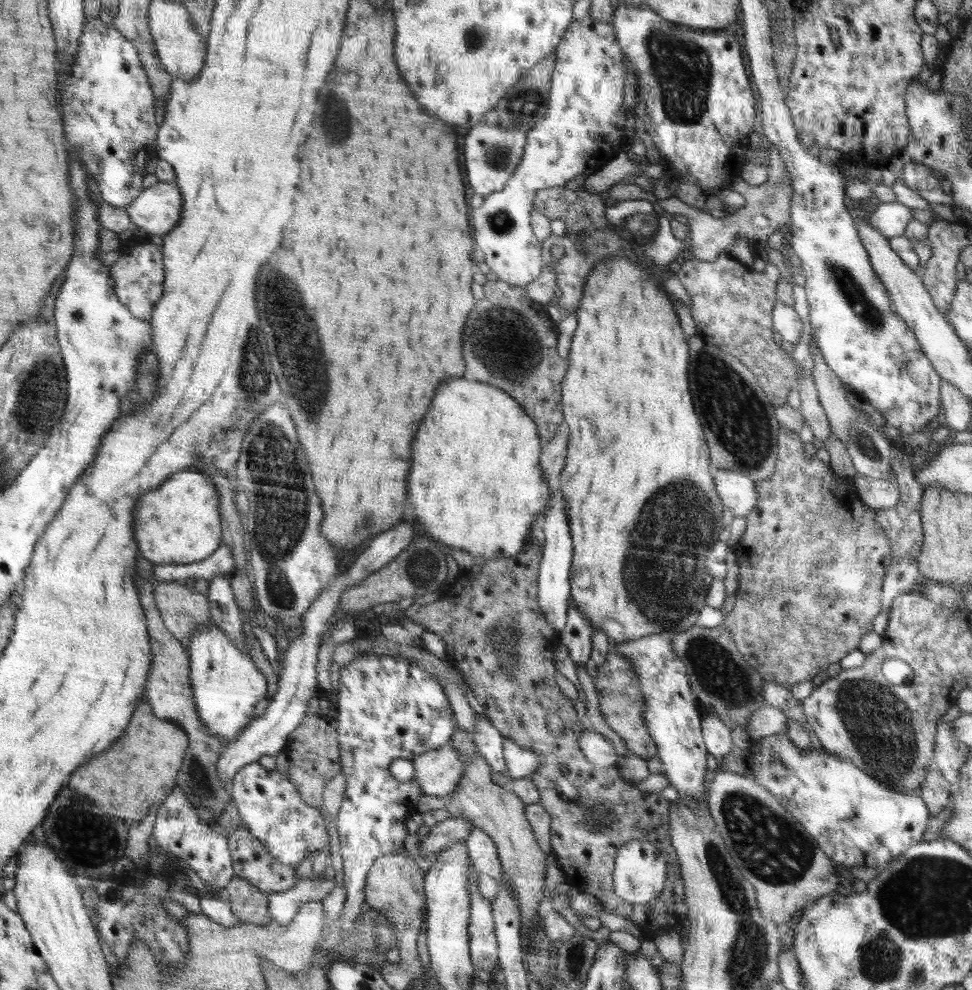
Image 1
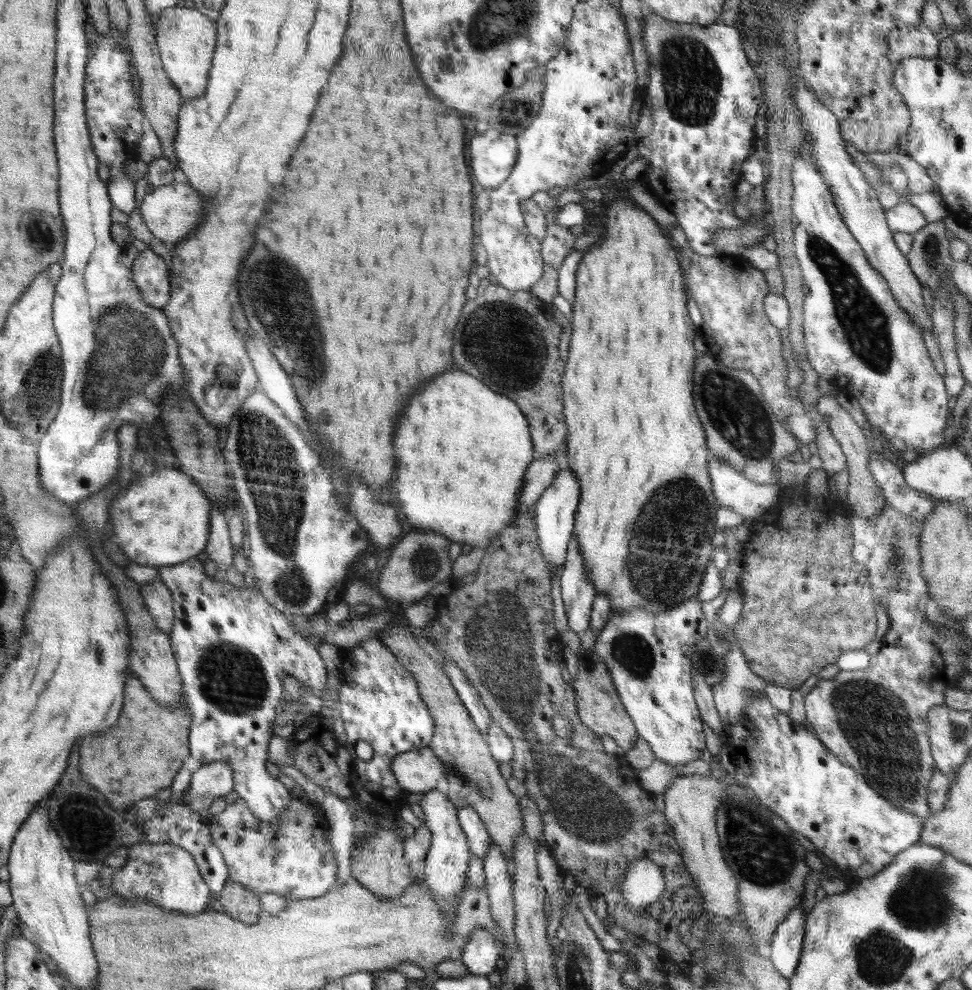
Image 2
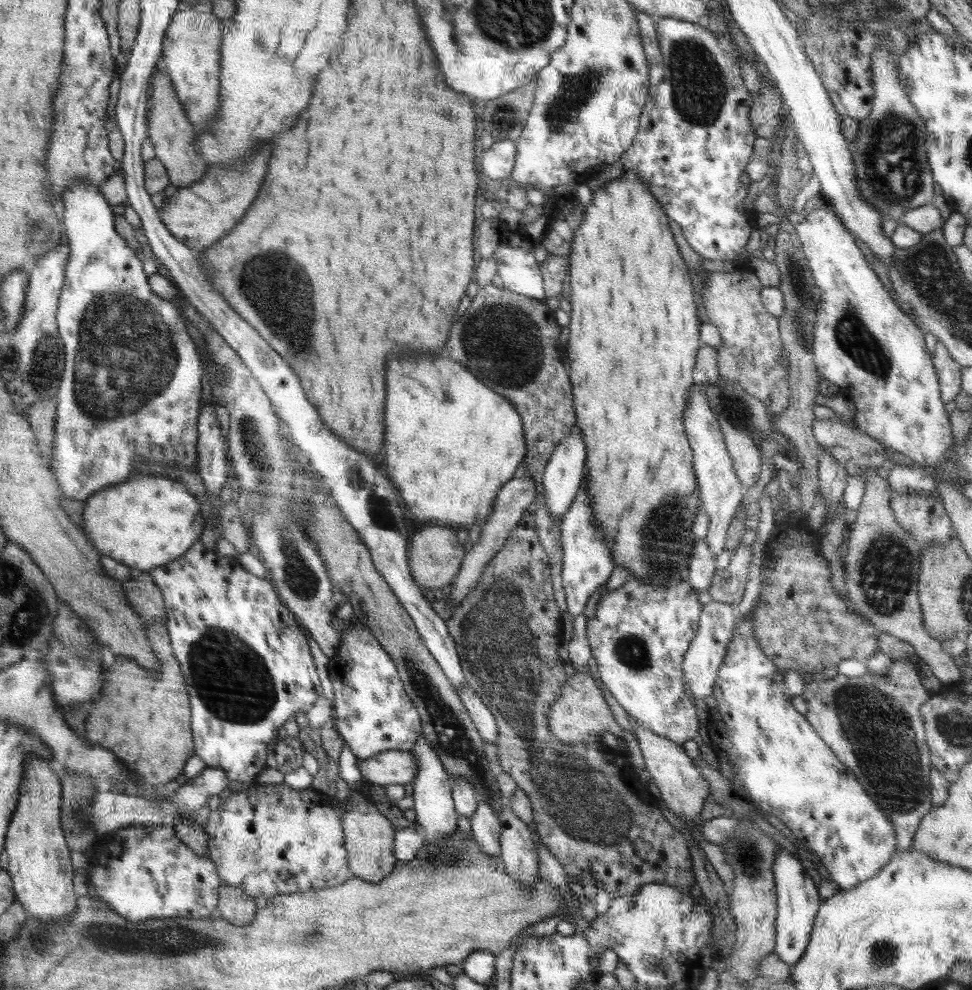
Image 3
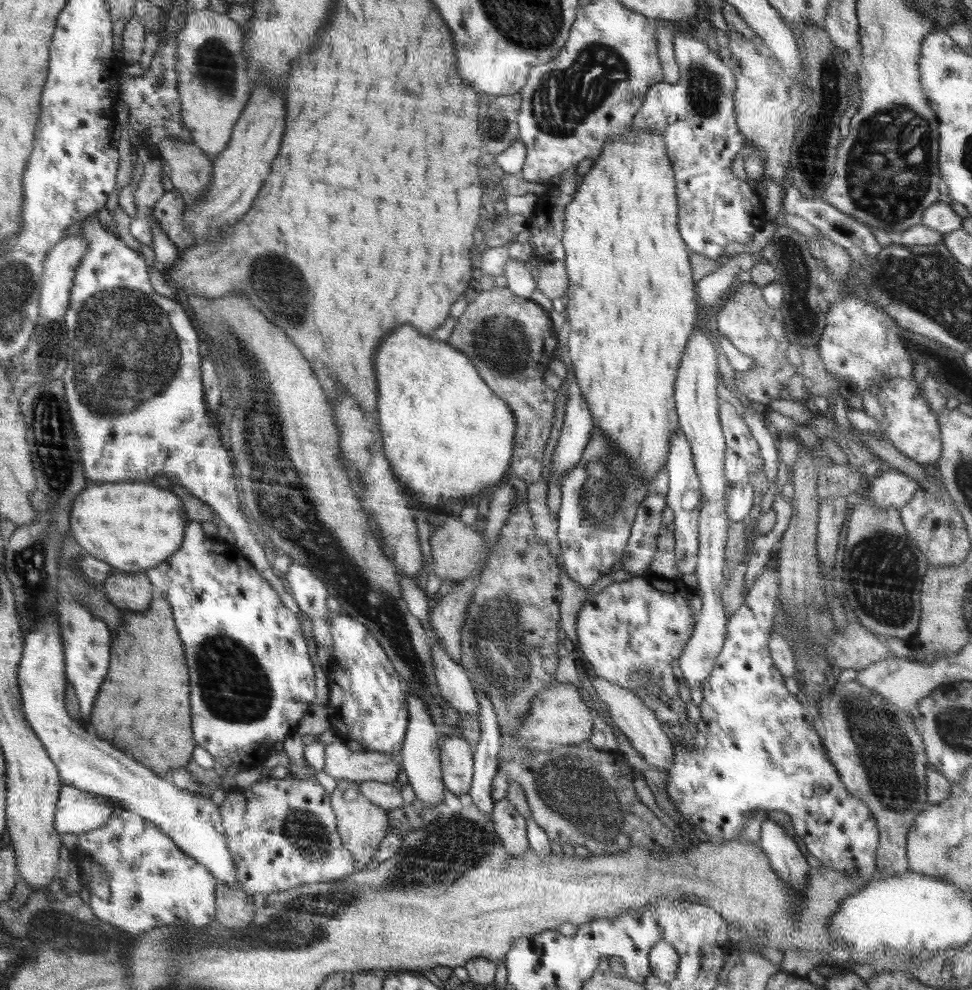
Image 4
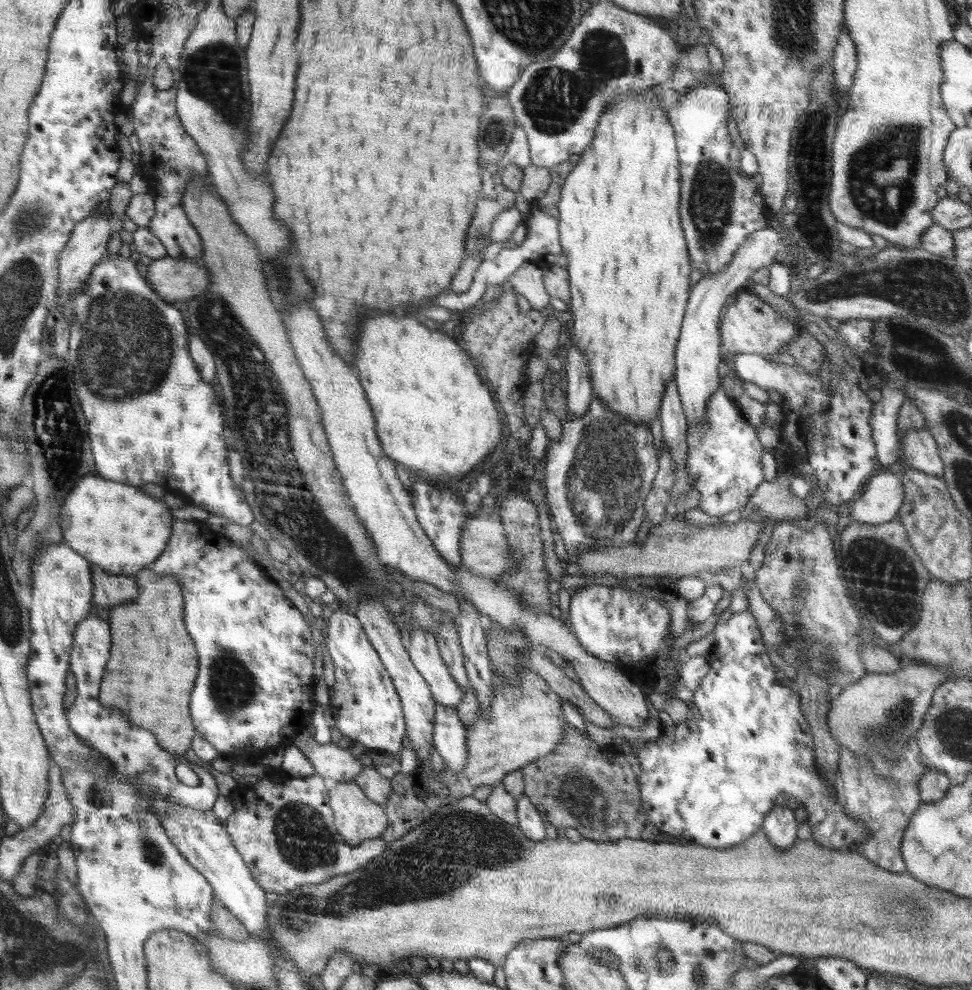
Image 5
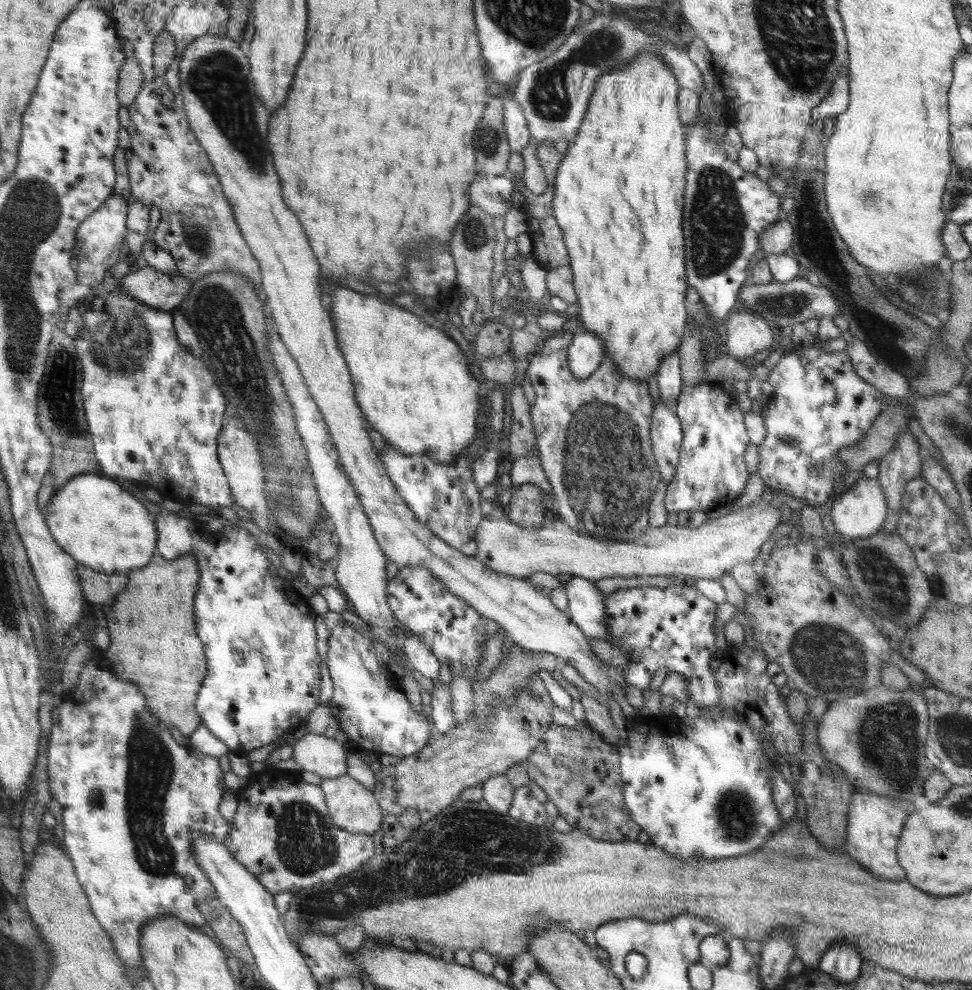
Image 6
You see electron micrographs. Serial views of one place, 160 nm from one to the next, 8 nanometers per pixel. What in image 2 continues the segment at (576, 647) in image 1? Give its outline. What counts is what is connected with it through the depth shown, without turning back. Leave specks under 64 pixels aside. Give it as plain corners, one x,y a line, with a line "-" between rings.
576,536
569,540
564,571
559,576
561,597
569,627
581,636
591,619
593,600
597,595
584,570
584,562

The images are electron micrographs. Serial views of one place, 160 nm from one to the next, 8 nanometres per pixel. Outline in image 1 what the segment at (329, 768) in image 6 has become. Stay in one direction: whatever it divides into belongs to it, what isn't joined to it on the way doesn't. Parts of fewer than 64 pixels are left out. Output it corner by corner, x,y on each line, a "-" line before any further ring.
443,744
444,748
438,747
434,751
428,751
412,760
414,765
414,782
418,782
420,789
424,789
425,796
435,796
445,798
452,792
457,791
460,782
463,782
464,775
467,774
468,765
464,765
462,756
459,756
459,749
454,744

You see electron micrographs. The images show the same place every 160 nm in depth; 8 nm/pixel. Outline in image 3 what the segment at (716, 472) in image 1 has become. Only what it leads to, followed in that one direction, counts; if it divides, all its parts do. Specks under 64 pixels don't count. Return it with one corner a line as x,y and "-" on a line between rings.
694,383
689,388
687,403
684,409
684,431
693,454
692,464
696,477
697,491
700,497
701,510
710,518
708,532
704,540
715,558
724,550
729,549
726,543
727,530
733,514
743,499
744,485
735,473
732,457
727,451
720,426
714,418
711,406
705,395
702,383

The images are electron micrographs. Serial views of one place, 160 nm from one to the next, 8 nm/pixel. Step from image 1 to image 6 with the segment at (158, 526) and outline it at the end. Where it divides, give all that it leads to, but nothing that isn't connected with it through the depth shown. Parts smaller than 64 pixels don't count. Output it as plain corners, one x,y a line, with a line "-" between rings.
85,474
78,476
76,480
71,479
64,487
53,493
43,511
51,535
55,537
60,548
71,553
79,564
93,568
96,572
127,574
130,570
146,567
151,563
150,558
154,550
158,550
154,516
130,492
122,490
116,484
116,480
112,482
108,477

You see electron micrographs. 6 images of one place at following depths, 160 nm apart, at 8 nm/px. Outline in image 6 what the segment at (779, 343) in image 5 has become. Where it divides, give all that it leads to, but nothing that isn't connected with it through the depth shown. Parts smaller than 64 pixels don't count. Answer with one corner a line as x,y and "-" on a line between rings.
748,310
732,311
726,324
727,354
738,360
753,357
778,342
780,333
769,322

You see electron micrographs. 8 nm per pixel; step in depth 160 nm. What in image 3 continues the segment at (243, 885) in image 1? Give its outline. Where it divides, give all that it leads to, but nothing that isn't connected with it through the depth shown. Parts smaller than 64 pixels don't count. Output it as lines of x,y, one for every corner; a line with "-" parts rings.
224,883
220,887
219,911
220,918
231,921
234,925
247,925
254,920
258,911
255,898
247,896
243,890

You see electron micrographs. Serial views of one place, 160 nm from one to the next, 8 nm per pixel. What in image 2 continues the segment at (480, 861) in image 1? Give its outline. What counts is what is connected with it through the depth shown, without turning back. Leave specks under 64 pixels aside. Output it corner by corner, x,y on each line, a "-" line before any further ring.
460,808
458,810
459,824
467,836
471,854
485,859
485,854
490,843
493,843
482,819
474,808

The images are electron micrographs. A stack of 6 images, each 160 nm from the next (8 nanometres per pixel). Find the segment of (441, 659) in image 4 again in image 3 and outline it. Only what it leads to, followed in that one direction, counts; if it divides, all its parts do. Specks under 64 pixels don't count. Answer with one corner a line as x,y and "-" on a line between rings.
464,683
463,687
456,689
459,696
462,697
463,704
467,707
471,719
479,727
480,736
483,736
484,740
495,744
498,736
498,727
490,709
486,708
476,691
467,683

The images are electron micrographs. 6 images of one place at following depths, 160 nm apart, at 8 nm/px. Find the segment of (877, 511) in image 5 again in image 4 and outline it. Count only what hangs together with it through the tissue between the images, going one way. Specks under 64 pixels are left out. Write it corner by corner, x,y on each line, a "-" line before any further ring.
884,468
871,479
869,500
877,508
903,507
920,486
920,482
898,469

